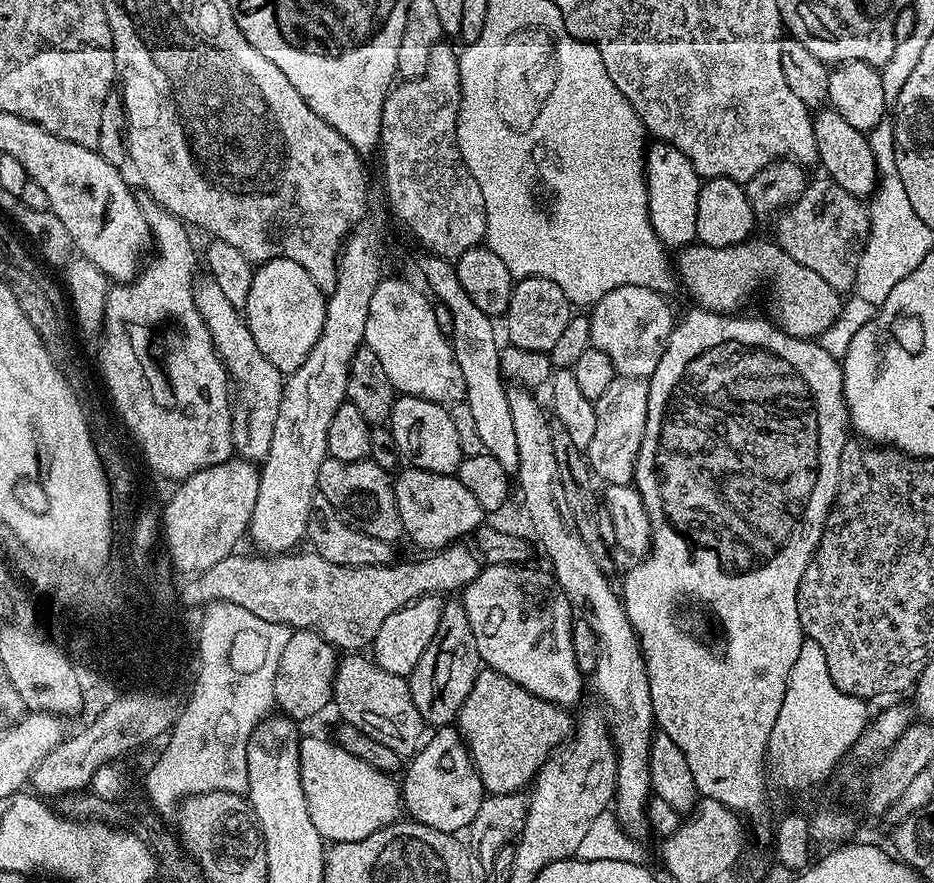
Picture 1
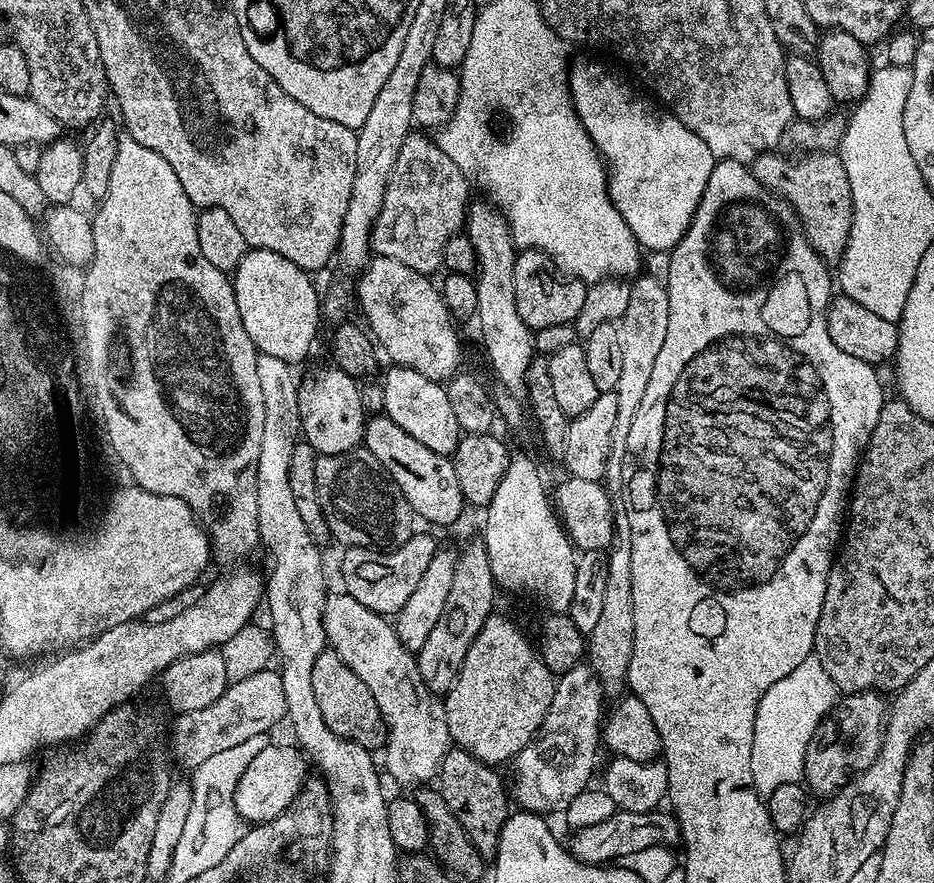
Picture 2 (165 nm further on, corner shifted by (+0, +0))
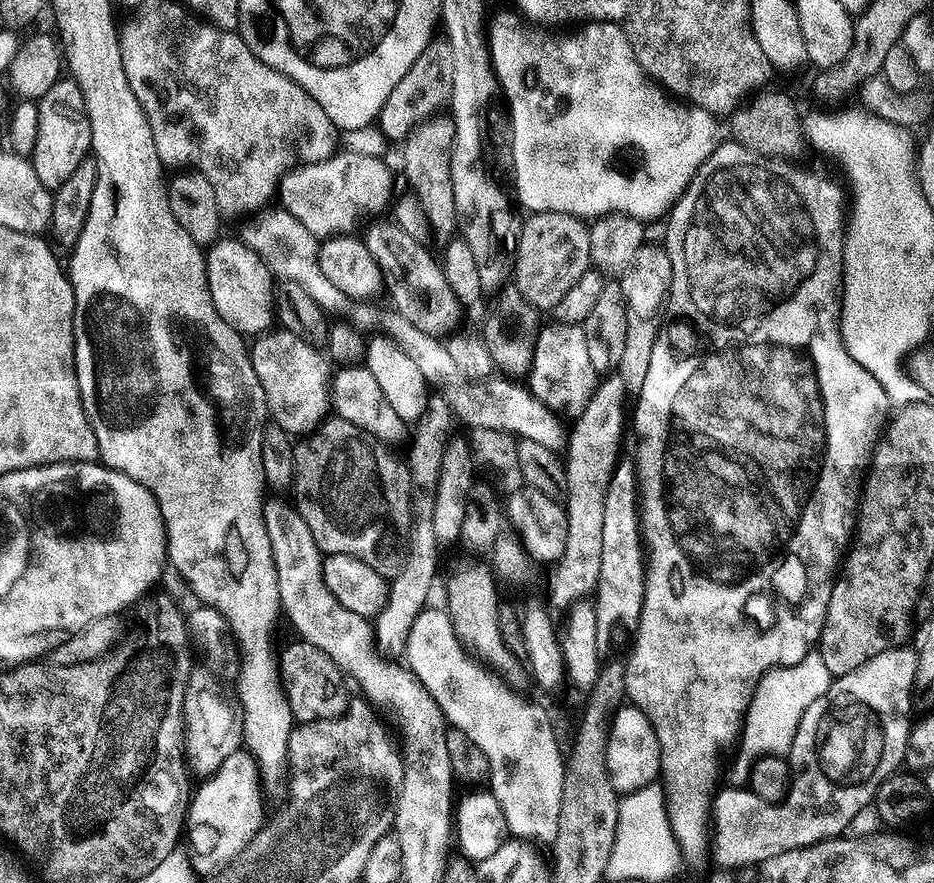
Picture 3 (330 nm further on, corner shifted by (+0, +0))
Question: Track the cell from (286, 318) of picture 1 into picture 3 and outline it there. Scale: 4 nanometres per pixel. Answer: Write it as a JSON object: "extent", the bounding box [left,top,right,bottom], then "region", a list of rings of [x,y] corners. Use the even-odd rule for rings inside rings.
{"extent":[207,238,278,334],"region":[[[221,238],[207,249],[209,288],[216,309],[242,334],[264,334],[273,327],[272,315],[278,304],[274,273],[263,257],[239,238]]]}

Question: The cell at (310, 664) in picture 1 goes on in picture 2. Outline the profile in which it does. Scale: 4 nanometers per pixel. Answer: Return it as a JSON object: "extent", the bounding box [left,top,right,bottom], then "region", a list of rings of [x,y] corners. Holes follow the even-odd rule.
{"extent":[170,668,287,770],"region":[[[263,668],[258,674],[250,674],[250,678],[231,681],[210,706],[179,713],[172,724],[172,736],[170,732],[171,755],[175,759],[177,756],[188,770],[194,770],[206,762],[206,758],[214,758],[214,754],[222,754],[222,750],[230,750],[230,746],[238,746],[238,742],[246,742],[246,738],[268,734],[287,714],[286,694],[282,694],[279,671]]]}

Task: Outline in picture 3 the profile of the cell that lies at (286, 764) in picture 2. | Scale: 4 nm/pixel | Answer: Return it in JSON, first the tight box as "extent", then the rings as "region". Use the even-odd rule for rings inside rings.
{"extent":[186,750,266,858],"region":[[[241,750],[230,754],[230,758],[226,758],[226,762],[222,762],[222,766],[216,773],[201,783],[204,785],[197,792],[195,789],[190,800],[186,824],[198,855],[224,856],[223,858],[236,856],[264,827],[266,815],[264,816],[264,792],[260,789],[260,780],[262,781],[262,769],[257,763],[256,757],[247,750]]]}

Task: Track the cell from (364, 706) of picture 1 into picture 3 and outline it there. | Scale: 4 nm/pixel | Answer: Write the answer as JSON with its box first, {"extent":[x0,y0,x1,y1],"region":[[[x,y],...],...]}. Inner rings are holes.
{"extent":[279,638,350,724],"region":[[[299,638],[293,641],[285,648],[283,645],[279,655],[280,676],[284,681],[284,692],[290,702],[293,721],[305,724],[343,715],[350,703],[349,681],[345,672],[336,665],[334,658],[330,658],[330,654],[318,650],[318,646]]]}

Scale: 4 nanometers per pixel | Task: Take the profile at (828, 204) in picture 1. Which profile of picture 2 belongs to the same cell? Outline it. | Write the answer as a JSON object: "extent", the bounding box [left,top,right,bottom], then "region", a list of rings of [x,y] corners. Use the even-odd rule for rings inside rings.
{"extent":[750,151,854,262],"region":[[[779,151],[764,152],[750,167],[754,178],[767,192],[781,196],[791,204],[804,227],[810,246],[826,262],[838,262],[844,256],[846,242],[850,238],[850,226],[854,218],[854,202],[850,194],[850,178],[846,178],[846,166],[836,152],[805,151],[797,160],[784,164]]]}

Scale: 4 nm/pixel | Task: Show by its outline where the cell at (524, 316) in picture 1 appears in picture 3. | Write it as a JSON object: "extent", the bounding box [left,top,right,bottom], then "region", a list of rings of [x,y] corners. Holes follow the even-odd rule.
{"extent":[514,212,590,310],"region":[[[533,212],[520,225],[520,237],[516,247],[514,287],[535,308],[551,310],[562,302],[582,274],[590,270],[589,225],[579,216],[561,212]]]}

